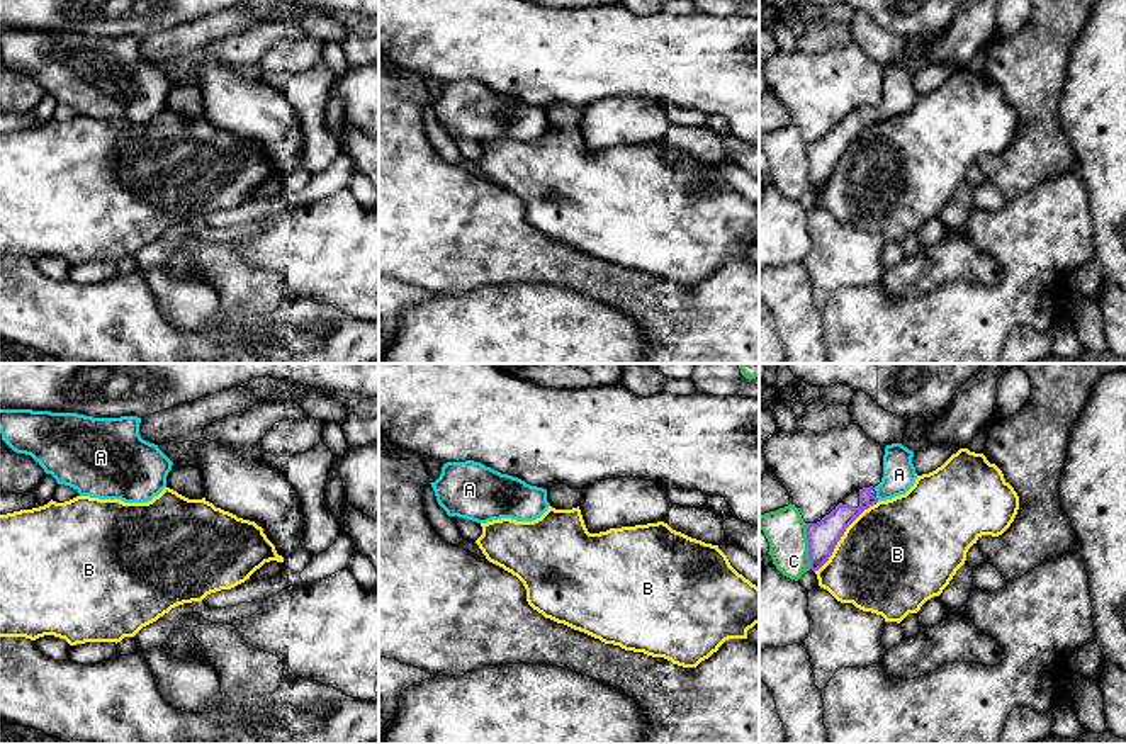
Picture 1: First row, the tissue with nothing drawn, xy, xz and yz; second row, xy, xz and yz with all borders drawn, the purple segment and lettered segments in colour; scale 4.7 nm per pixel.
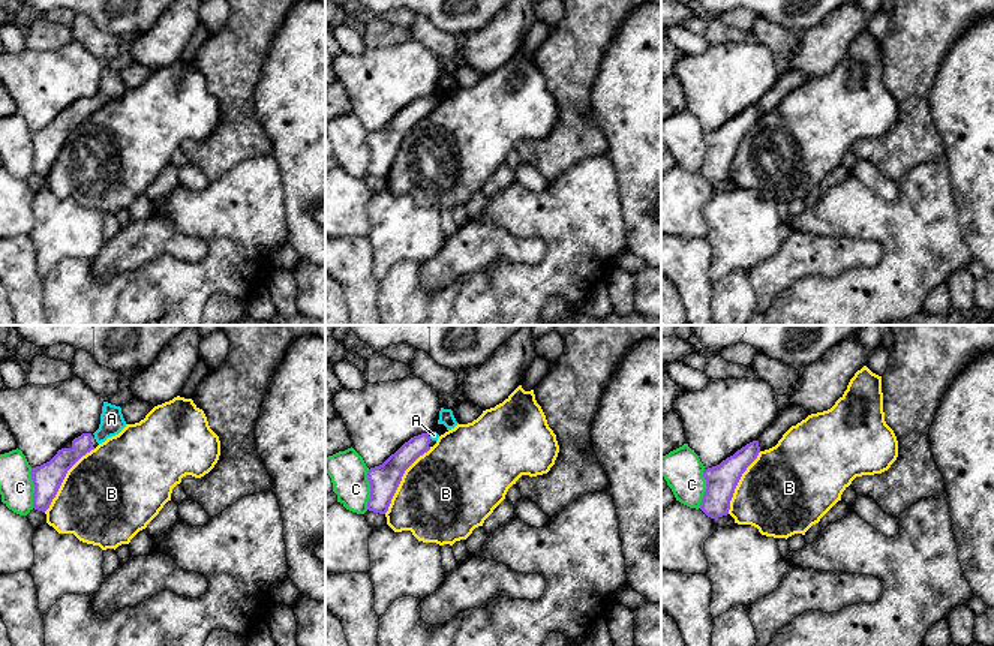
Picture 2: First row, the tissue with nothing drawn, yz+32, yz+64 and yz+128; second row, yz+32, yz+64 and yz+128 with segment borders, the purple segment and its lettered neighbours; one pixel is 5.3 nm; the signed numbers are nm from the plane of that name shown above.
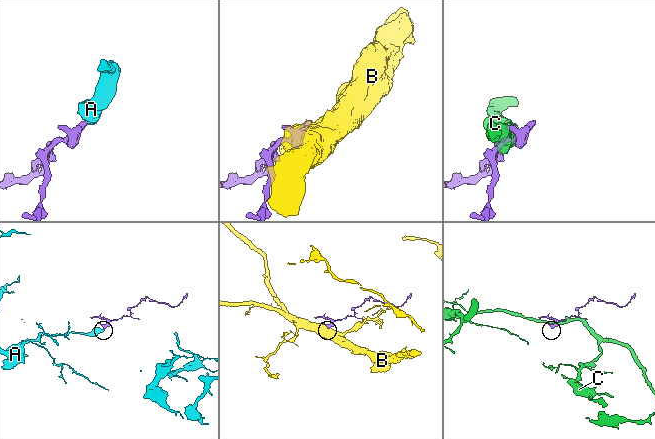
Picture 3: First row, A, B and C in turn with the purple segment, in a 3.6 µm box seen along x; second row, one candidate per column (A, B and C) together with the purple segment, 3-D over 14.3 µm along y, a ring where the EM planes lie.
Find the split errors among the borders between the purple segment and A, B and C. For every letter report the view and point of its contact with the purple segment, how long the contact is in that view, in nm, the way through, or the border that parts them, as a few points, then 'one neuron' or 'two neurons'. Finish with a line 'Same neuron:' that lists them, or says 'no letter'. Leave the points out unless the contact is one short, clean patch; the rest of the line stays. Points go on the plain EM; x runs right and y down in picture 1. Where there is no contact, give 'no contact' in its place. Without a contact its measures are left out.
A: yz (877, 118) | 30 nm | across yz (833, 145), (877, 118), (899, 94) | one neuron
B: yz (843, 153) | 460 nm | two neurons
C: yz (809, 165) | 220 nm | two neurons
Same neuron: A

